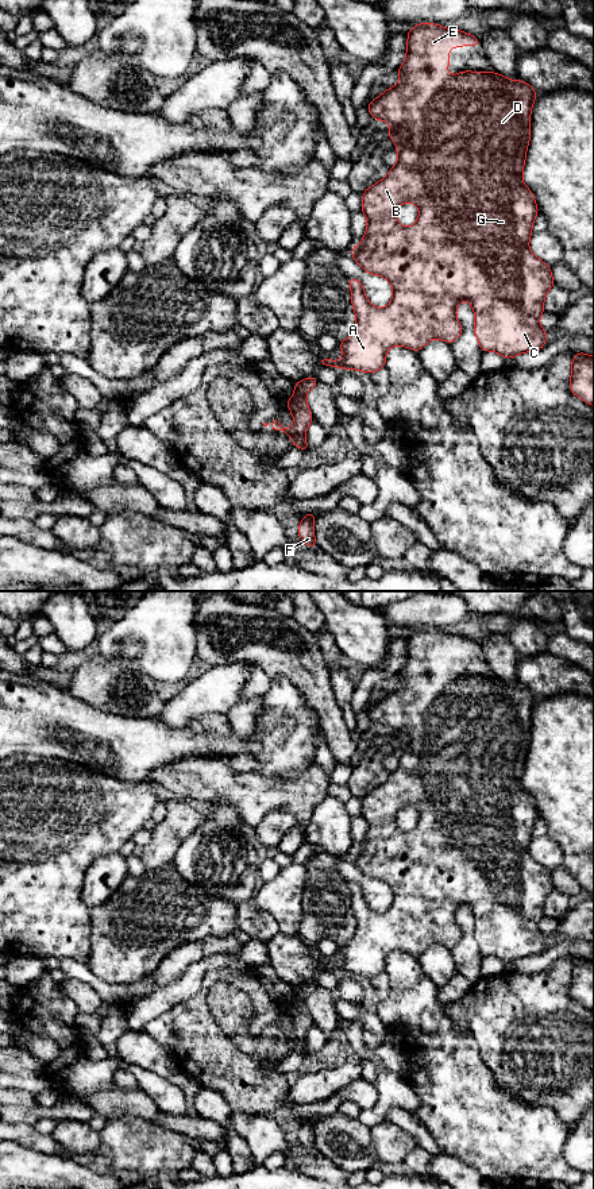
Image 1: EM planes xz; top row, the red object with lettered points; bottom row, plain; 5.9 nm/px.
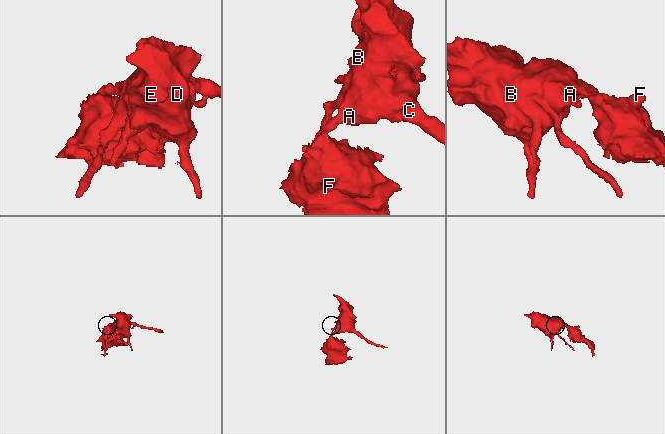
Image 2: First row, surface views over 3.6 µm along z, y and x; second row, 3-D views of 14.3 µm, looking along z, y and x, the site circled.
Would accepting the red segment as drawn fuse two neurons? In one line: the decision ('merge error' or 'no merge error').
merge error

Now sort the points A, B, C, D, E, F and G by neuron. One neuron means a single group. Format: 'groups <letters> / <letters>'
groups A B C D E G / F

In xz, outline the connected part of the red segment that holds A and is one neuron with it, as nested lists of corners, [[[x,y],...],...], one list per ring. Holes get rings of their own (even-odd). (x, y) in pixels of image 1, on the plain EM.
[[[440,629],[413,630],[408,636],[405,667],[397,673],[398,688],[367,710],[371,723],[392,730],[387,741],[396,748],[398,767],[385,783],[362,798],[367,833],[363,845],[350,858],[366,877],[381,880],[392,888],[393,903],[386,912],[378,914],[369,907],[362,887],[350,881],[355,935],[351,942],[339,946],[342,964],[324,964],[325,970],[371,978],[385,973],[386,956],[393,950],[418,957],[432,943],[452,949],[463,937],[455,916],[464,904],[474,914],[474,938],[482,957],[495,956],[509,965],[545,950],[547,935],[540,931],[539,923],[544,918],[544,902],[555,887],[551,872],[528,852],[539,812],[522,785],[531,744],[531,714],[537,699],[526,687],[505,683],[495,676],[466,675],[448,682],[448,655],[459,651],[481,651],[481,644]],[[402,807],[413,807],[420,814],[417,826],[410,831],[397,827],[396,817]]]

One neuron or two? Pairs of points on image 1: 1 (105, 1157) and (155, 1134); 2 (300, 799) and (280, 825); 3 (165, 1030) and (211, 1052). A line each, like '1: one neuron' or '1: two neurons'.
1: one neuron
2: two neurons
3: two neurons

